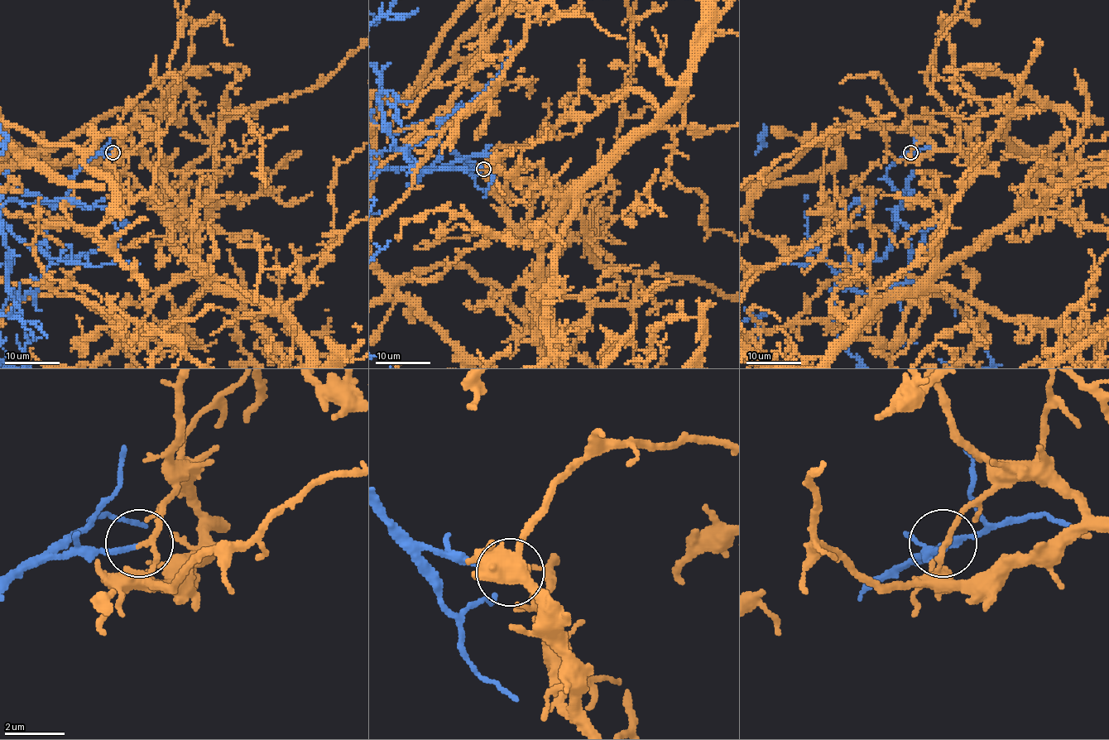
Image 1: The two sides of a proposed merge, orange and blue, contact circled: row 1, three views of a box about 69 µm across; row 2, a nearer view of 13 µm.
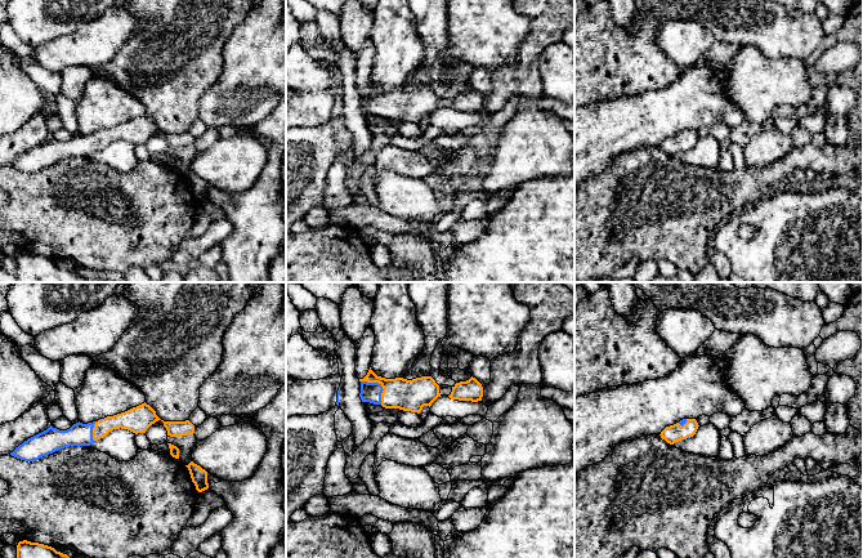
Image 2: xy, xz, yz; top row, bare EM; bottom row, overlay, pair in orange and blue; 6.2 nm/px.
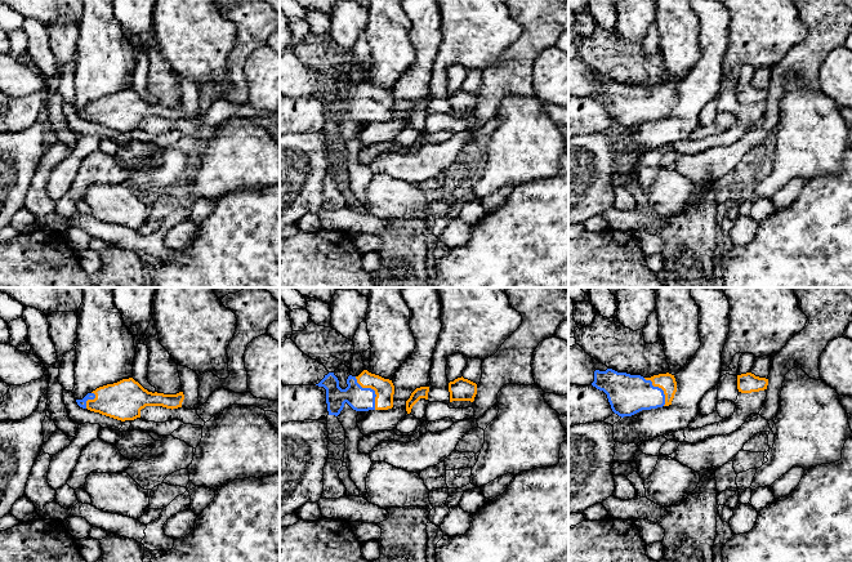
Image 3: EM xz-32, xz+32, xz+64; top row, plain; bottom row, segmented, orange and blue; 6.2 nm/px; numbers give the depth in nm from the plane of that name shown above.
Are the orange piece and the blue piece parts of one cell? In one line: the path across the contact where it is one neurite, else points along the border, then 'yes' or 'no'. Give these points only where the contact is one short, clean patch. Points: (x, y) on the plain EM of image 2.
no

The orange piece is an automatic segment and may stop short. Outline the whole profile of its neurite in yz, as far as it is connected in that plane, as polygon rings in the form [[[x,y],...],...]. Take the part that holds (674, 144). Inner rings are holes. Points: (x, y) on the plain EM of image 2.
[[[687,130],[687,134],[683,138],[679,134],[666,138],[659,147],[667,155],[674,156],[681,151],[693,148],[698,138],[699,137],[696,130]]]

